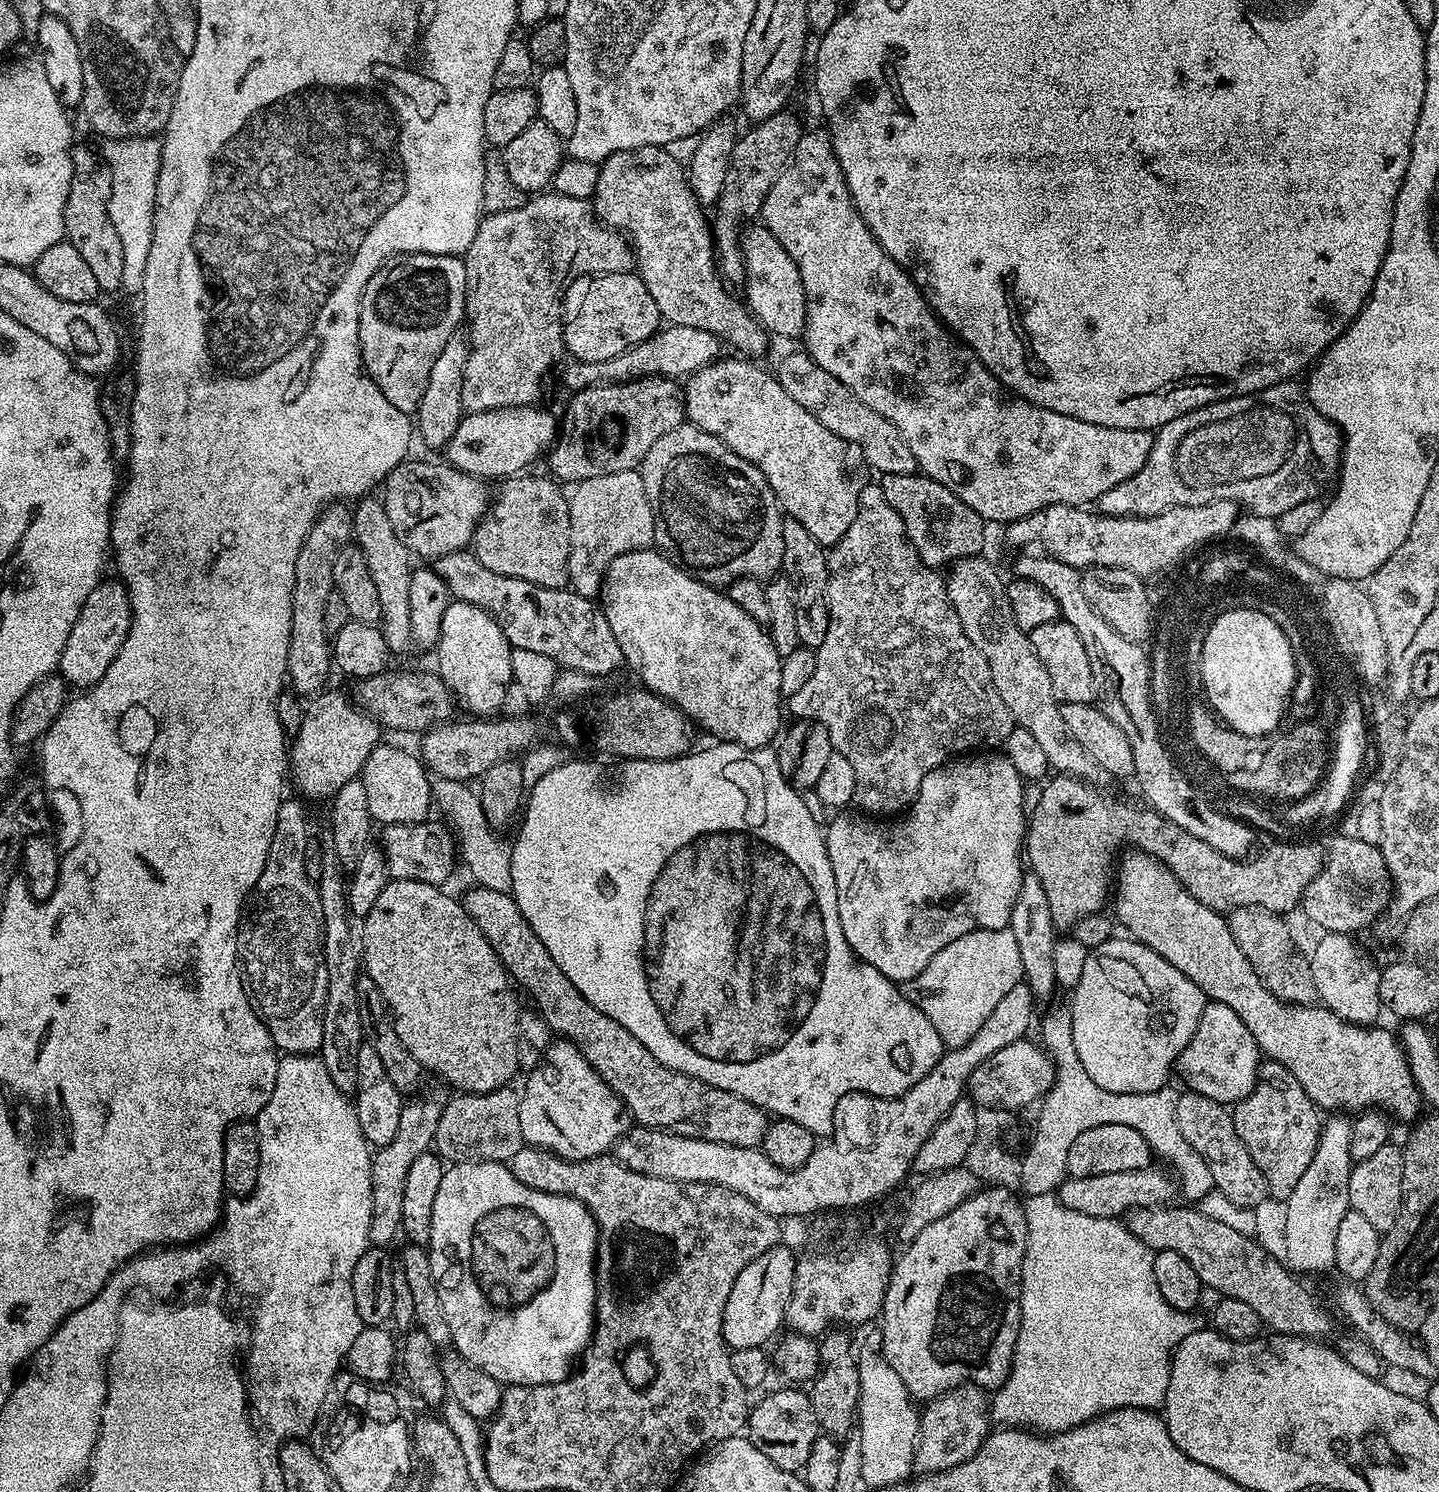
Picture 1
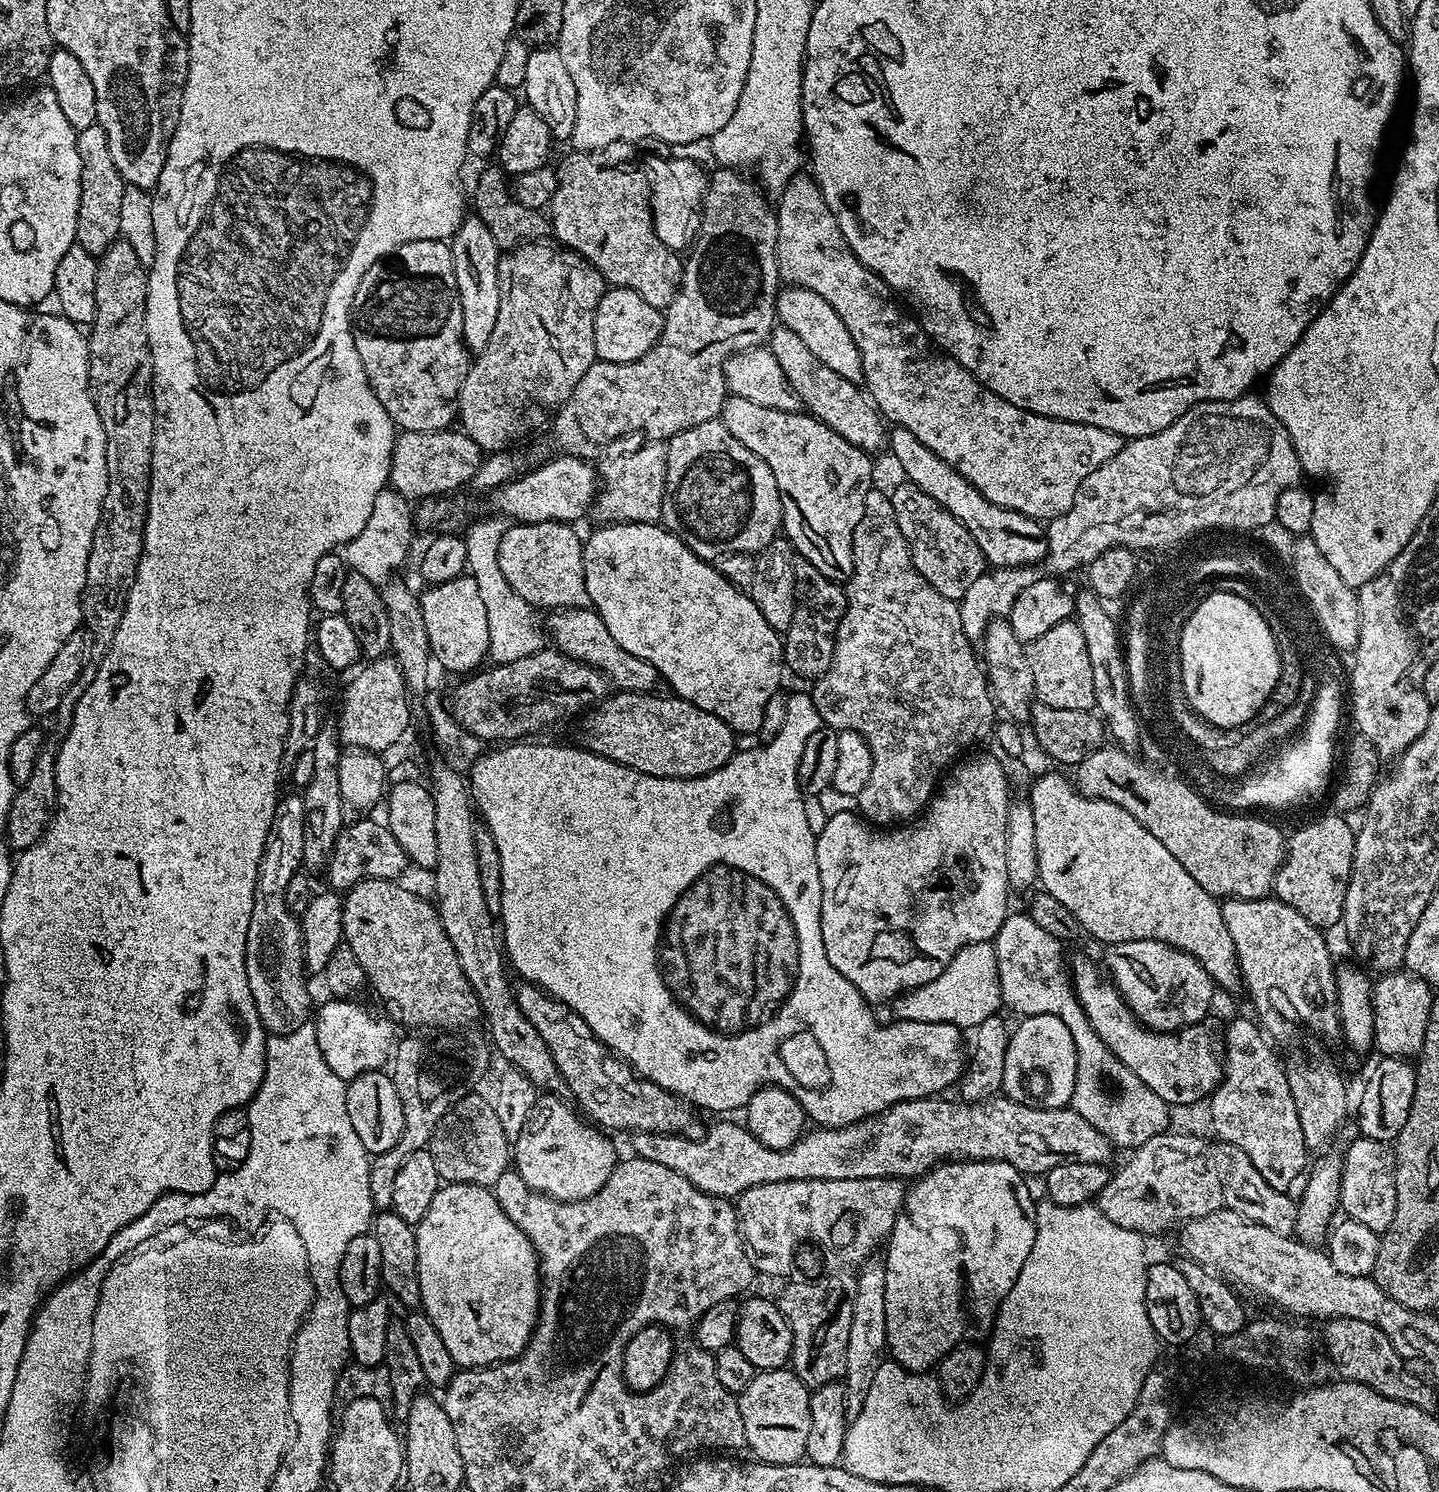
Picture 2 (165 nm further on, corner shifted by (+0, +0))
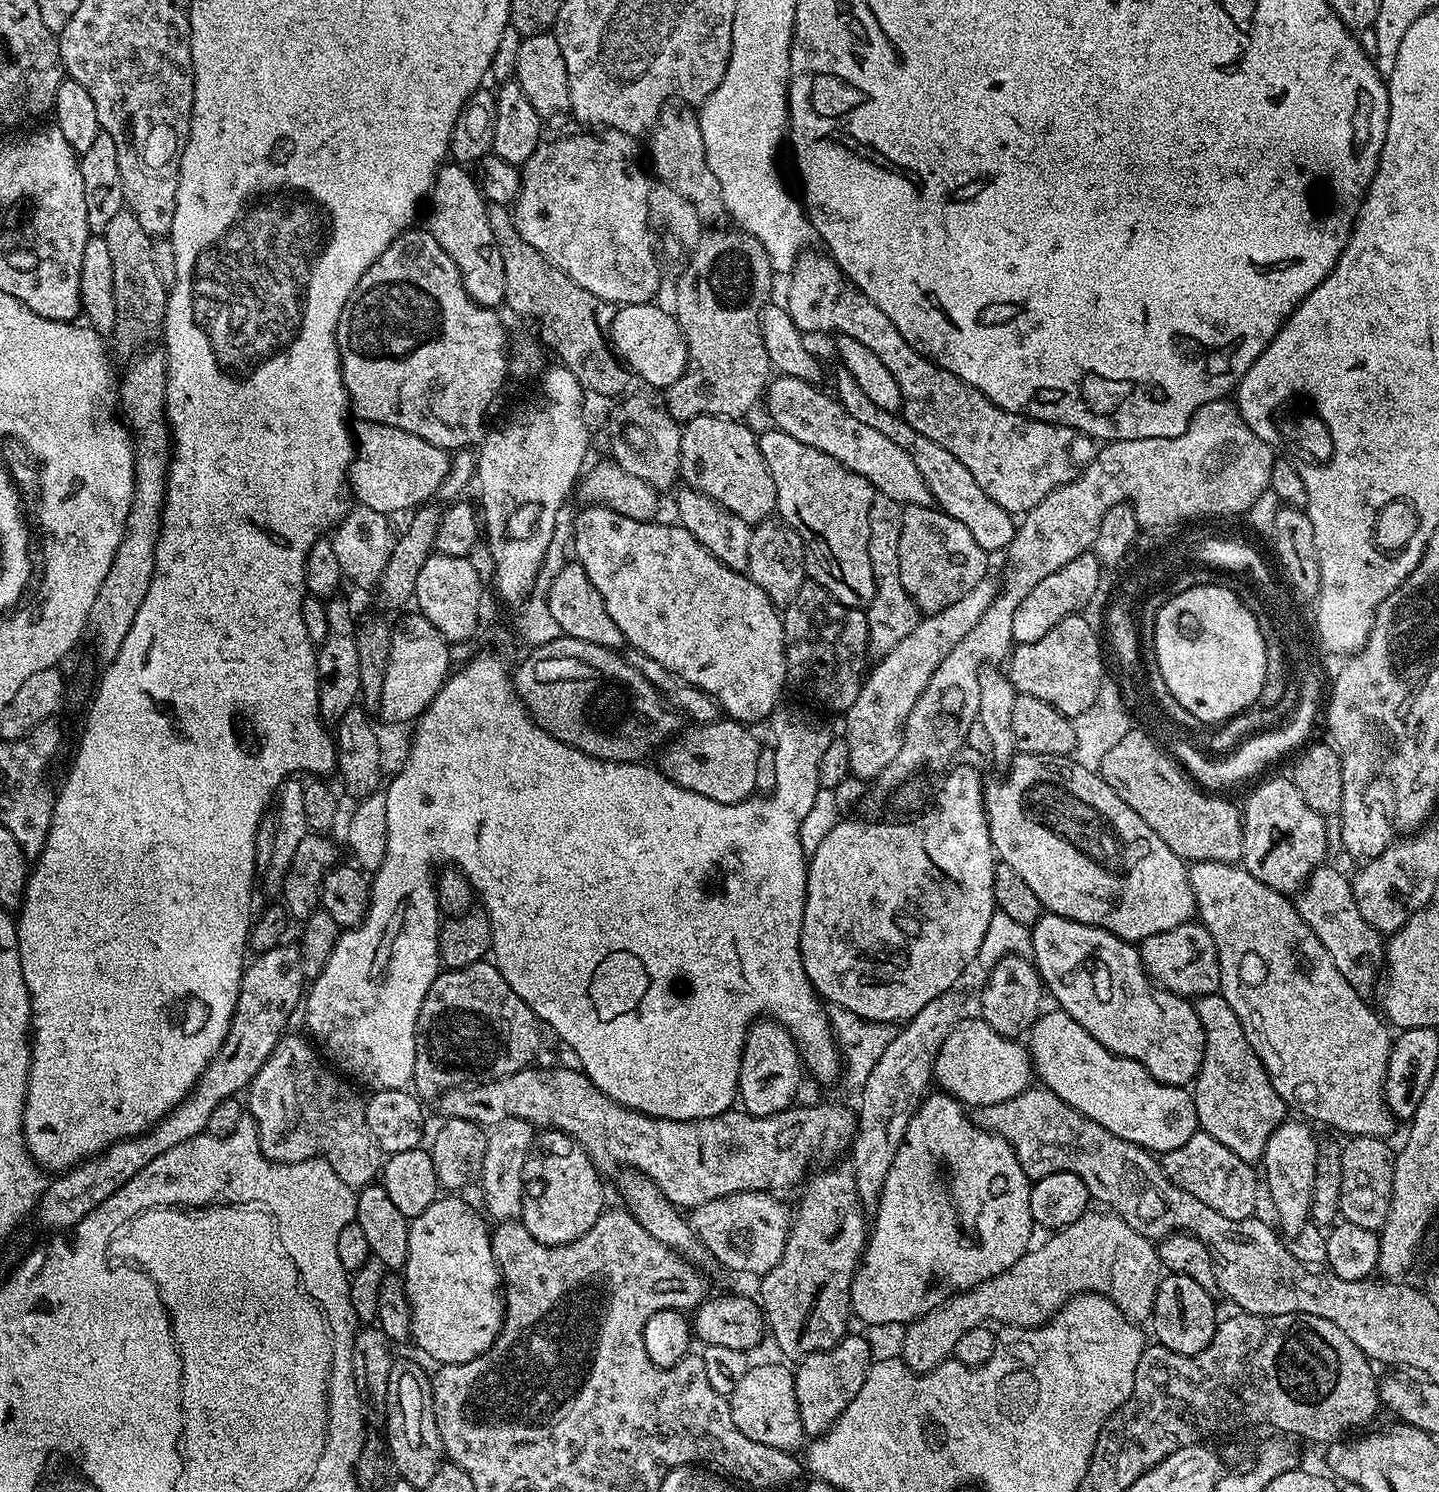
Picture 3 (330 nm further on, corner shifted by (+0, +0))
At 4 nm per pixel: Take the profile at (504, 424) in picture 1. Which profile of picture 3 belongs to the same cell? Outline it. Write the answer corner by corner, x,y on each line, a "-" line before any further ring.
360,420
357,425
354,428
354,455
348,465
348,482
351,495
361,505
385,514
407,513
427,505
431,501
428,499
439,493
450,463
445,449
394,426
371,424
368,420

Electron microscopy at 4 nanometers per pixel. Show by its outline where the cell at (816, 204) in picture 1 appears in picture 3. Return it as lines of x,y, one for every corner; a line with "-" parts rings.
805,250
796,259
796,265
792,268
788,280
788,300
786,307
794,326
798,326
801,332
811,334
811,332
832,332
858,338
862,346
867,346
876,357
886,365
886,370
894,374
894,382
898,382
900,393
904,399
902,405
902,415
908,423
920,429
921,432
928,433
931,440
936,440
939,444
950,450
970,474
974,474
974,482
1002,510
1013,514
1023,514
1030,511
1046,494
1050,494
1055,488
1070,483
1078,475
1078,464
1072,461
1072,440
1070,429
1061,424
1051,424
1041,420
1031,420
1029,416
1019,416
1016,412
1008,412
1000,408
994,402
990,402
974,386
962,382
954,374
950,374
945,368
939,368
926,356
918,355
915,350
898,334
894,322
866,298
852,285
852,281
844,275
844,272
832,261
831,256
823,251
812,252

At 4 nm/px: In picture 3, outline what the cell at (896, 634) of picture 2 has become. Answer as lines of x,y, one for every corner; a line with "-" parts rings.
877,494
874,502
870,502
870,566
874,570
876,589
872,601
868,603
866,615
868,618
868,647
873,657
884,656
894,646
898,646
901,636
916,624
918,609
906,594
900,581
898,566
898,534
902,530
902,505
894,502
894,498
886,498

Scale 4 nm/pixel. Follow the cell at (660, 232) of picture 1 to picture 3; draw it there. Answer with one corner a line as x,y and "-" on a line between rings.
580,131
584,132
576,132
573,136
560,136
557,140
545,139
534,150
534,154
530,154
528,161
522,165
520,192
517,194
515,205
511,209
514,226
518,230
518,234
522,234
522,238
526,238
526,242
530,242
530,246
534,246
534,250
538,250
538,254
542,254
551,264
558,266
574,282
578,282
578,286
590,290
590,294
602,298
607,304
623,306
625,304
647,304
655,301
657,299
656,291
660,288
660,264
656,261
655,250
652,249
653,229
650,227
648,219
650,180
644,177
643,170
632,161
632,148
628,145
631,143
627,139
620,138
617,139
620,140
617,144
607,144
602,137
592,133
595,131

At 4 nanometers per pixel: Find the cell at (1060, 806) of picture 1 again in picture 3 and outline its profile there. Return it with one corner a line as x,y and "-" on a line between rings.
1129,735
1123,743
1112,747
1100,776
1178,854
1185,862
1205,860
1234,864
1242,854
1242,834
1244,822
1239,807
1231,804
1231,799
1220,794
1209,794
1183,768
1173,766
1164,759
1144,736

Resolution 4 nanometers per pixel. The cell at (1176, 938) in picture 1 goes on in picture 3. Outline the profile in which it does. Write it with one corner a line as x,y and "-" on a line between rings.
1025,752
1013,756
1005,772
1008,773
1001,780
989,779
984,785
984,808
988,812
992,850
996,853
999,863
1010,866
1010,870
1014,870
1014,874
1018,874
1018,878
1022,878
1022,882
1026,882
1026,886
1030,886
1030,890
1038,894
1041,909
1054,916
1065,916
1068,920
1101,928
1112,932
1118,938
1133,942
1150,938
1162,930
1174,930
1174,926
1189,923
1196,916
1196,899
1188,877
1189,865
1181,860
1178,854
1174,854
1174,850
1170,850
1170,846
1166,846
1166,842
1162,842
1162,838
1158,838
1158,834
1154,834
1154,830
1150,830
1150,826
1146,826
1146,822
1142,822
1142,818
1138,818
1138,814
1134,814
1134,810
1130,810
1130,806
1126,806
1126,802
1122,802
1122,798
1118,798
1114,790
1110,790
1110,786
1106,786
1099,772
1091,772
1080,766
1072,756

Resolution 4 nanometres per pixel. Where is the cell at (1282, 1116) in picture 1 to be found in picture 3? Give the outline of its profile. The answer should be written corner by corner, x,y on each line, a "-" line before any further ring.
1219,994
1201,996
1195,1001
1198,1022
1202,1022
1204,1031
1204,1057
1198,1070
1190,1093
1194,1106
1197,1108
1199,1131
1210,1134
1210,1138
1218,1138
1226,1150
1234,1150
1242,1162
1256,1166
1261,1163
1270,1136
1278,1130
1286,1120
1286,1105
1284,1099
1274,1090
1268,1077
1268,1071
1262,1066
1258,1054
1250,1046
1246,1038
1246,1030
1242,1030
1242,1022
1238,1022
1238,1014
1230,1010
1230,1002

